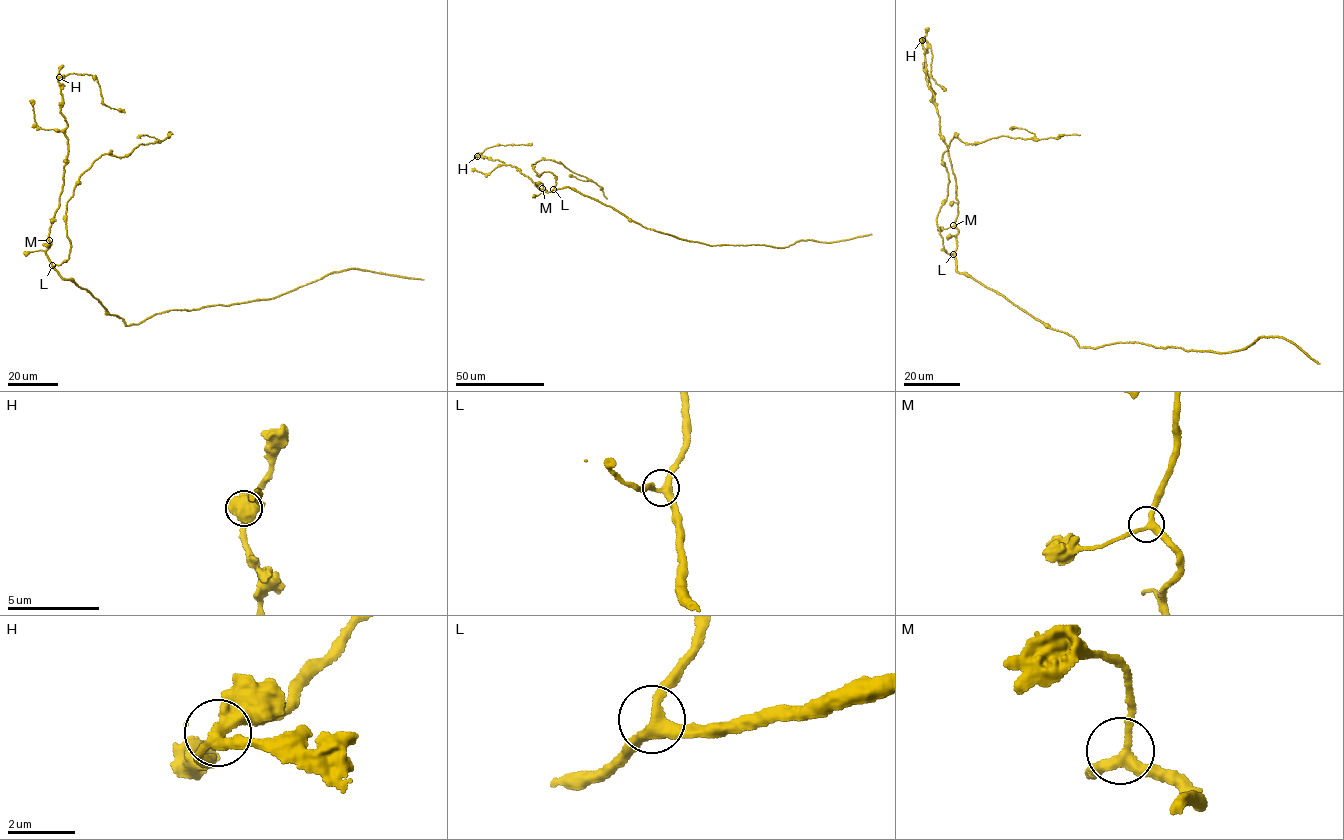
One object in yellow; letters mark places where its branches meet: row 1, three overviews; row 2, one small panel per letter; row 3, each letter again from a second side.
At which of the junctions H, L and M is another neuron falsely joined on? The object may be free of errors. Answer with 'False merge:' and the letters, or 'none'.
False merge: none

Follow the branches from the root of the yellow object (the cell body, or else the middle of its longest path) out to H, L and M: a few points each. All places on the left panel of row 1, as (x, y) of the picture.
H: (106, 311), (90, 292), (64, 279), (46, 253), (68, 154), (67, 123), (61, 112), (58, 77)
L: (106, 311), (90, 292), (71, 280), (64, 279), (52, 265)
M: (106, 311), (90, 292), (60, 276), (46, 253), (49, 240)

